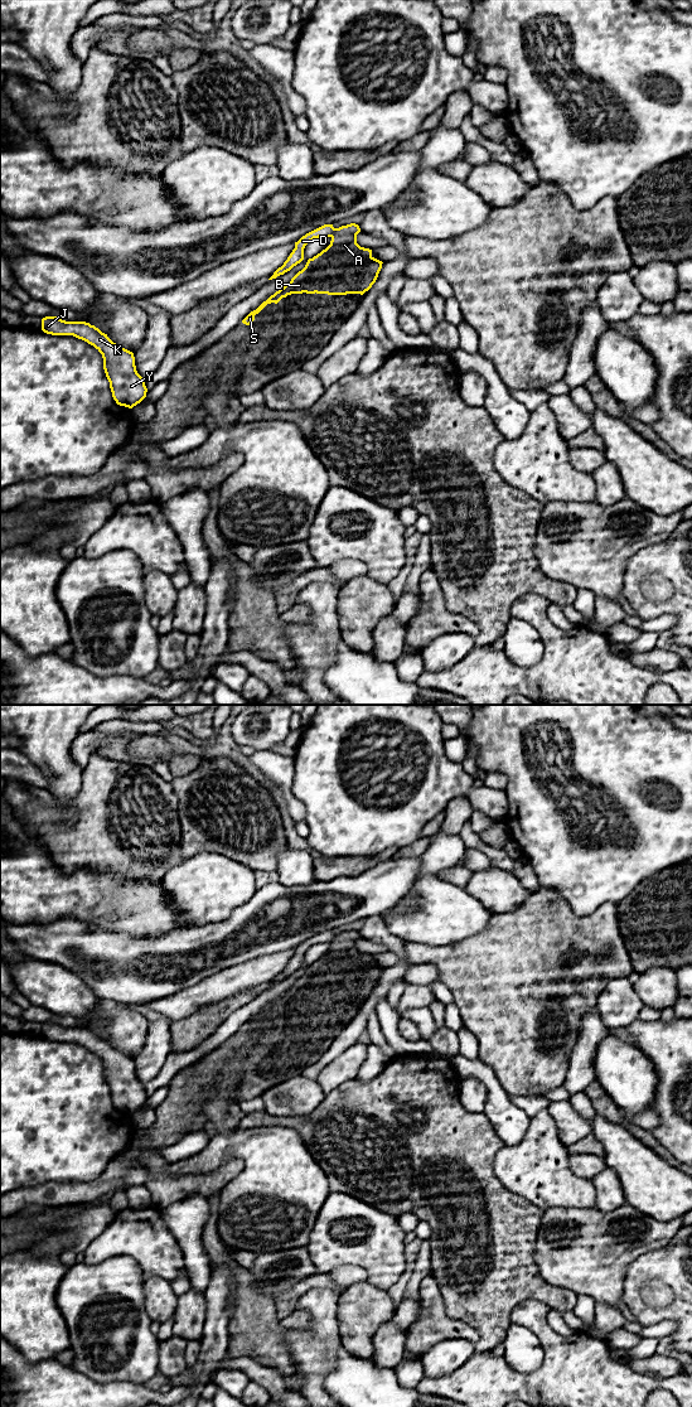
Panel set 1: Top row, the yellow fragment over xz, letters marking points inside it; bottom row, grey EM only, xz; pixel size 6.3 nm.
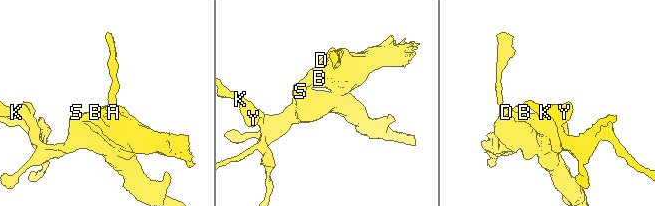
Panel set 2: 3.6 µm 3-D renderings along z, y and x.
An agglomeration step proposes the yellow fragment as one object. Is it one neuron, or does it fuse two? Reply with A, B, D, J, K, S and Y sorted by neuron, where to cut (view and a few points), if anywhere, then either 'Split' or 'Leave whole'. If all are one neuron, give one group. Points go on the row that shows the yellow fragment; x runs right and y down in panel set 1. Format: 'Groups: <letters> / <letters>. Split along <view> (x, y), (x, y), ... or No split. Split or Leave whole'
Groups: A B S / D J K Y. Split along xz (335, 228), (330, 236). Split

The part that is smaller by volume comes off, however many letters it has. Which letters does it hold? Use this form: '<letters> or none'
A, B, S

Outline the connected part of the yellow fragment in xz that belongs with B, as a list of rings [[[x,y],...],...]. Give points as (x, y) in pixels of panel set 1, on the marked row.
[[[355,223],[335,228],[330,245],[309,258],[289,284],[251,311],[242,323],[250,325],[267,304],[277,304],[291,294],[363,295],[368,291],[376,282],[383,262],[372,256],[372,250],[357,243],[359,232],[360,228]]]

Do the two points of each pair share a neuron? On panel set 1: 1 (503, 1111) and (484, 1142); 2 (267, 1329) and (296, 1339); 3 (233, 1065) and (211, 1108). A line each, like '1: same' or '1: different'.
1: different
2: different
3: same

